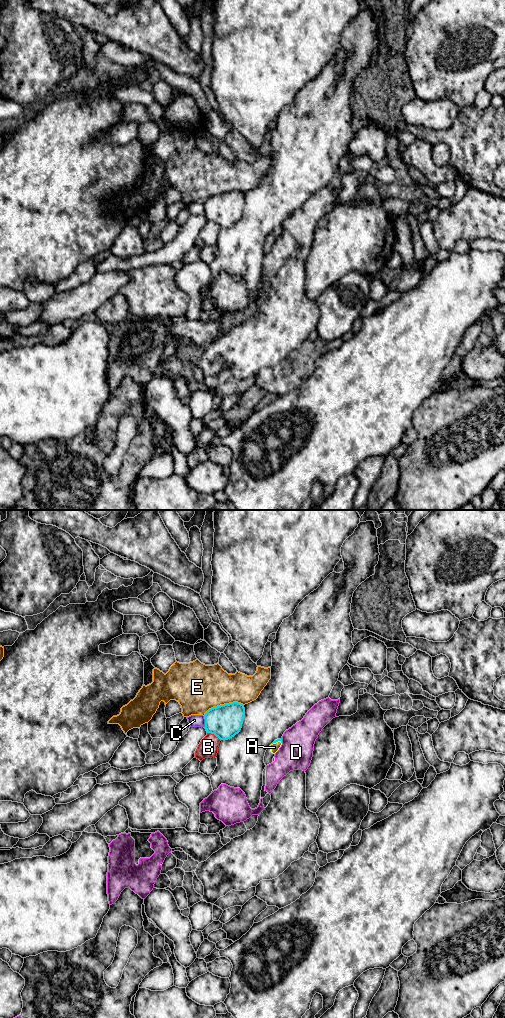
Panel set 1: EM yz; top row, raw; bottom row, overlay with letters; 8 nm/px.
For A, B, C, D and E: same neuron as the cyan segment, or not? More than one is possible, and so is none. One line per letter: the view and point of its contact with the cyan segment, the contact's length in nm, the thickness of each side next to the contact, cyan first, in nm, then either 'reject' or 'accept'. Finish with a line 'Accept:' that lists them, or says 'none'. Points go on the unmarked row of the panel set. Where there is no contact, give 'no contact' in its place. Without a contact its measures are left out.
A: meets cyan in yz at (277, 229); contact 70 nm long; 20 nm thick on the cyan side, 70 nm on the other; accept
B: meets cyan in yz at (214, 222); contact 130 nm long; 280 nm thick on the cyan side, 160 nm on the other; reject
C: meets cyan in yz at (205, 210); contact 100 nm long; 280 nm thick on the cyan side, 100 nm on the other; reject
D: meets cyan in yz at (281, 228); contact 40 nm long; 20 nm thick on the cyan side, 260 nm on the other; reject
E: meets cyan in yz at (224, 192); contact 340 nm long; 280 nm thick on the cyan side, 380 nm on the other; reject
Accept: A

